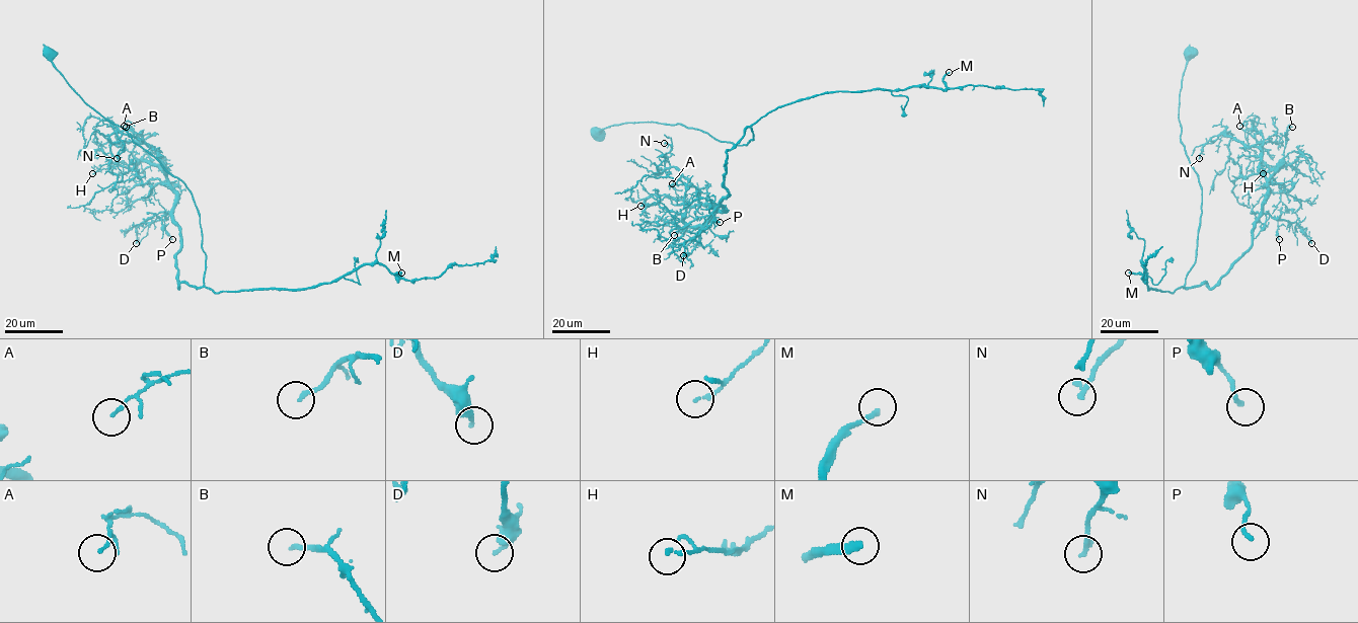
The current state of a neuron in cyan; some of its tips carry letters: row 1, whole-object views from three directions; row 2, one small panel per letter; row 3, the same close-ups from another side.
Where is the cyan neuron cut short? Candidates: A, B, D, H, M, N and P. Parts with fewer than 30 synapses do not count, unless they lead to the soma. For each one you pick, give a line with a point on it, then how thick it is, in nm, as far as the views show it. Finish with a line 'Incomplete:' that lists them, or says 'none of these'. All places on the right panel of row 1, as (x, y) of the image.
M: (1128, 273) | 240 nm
Incomplete: M

